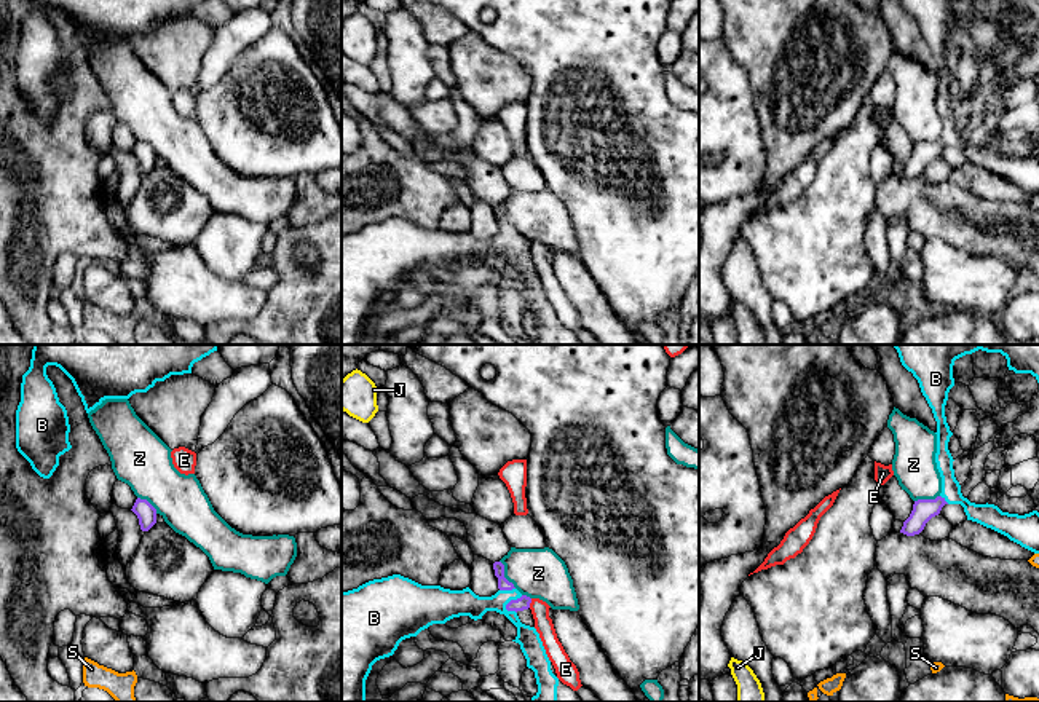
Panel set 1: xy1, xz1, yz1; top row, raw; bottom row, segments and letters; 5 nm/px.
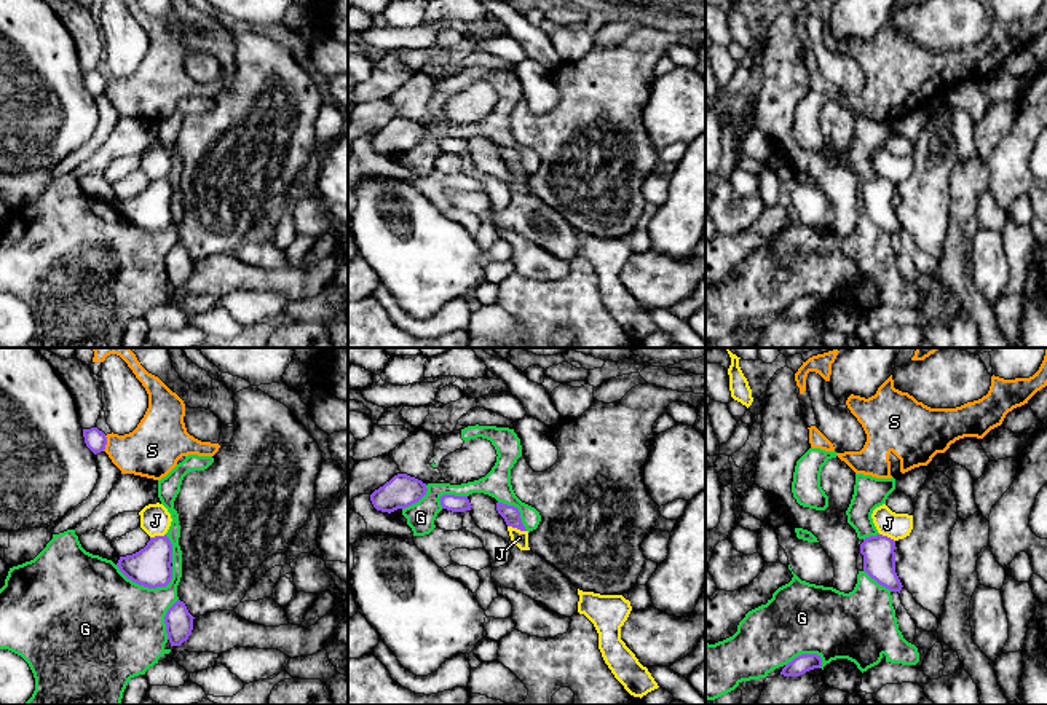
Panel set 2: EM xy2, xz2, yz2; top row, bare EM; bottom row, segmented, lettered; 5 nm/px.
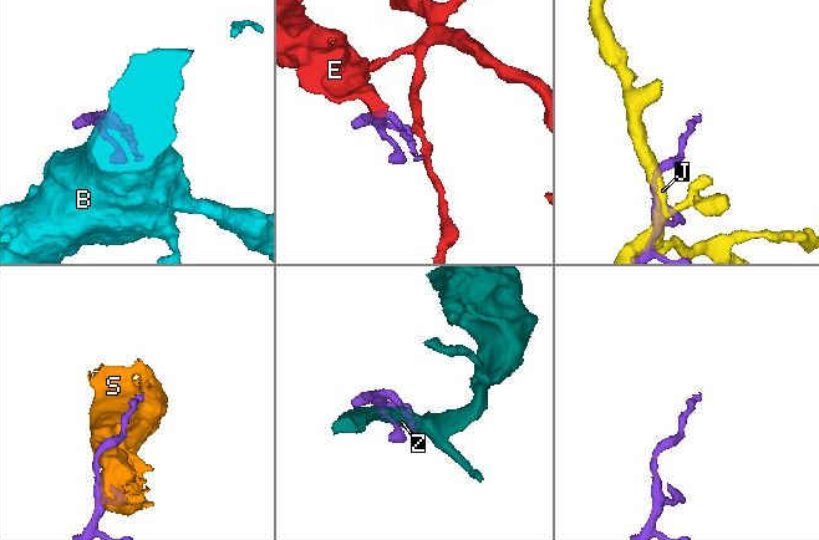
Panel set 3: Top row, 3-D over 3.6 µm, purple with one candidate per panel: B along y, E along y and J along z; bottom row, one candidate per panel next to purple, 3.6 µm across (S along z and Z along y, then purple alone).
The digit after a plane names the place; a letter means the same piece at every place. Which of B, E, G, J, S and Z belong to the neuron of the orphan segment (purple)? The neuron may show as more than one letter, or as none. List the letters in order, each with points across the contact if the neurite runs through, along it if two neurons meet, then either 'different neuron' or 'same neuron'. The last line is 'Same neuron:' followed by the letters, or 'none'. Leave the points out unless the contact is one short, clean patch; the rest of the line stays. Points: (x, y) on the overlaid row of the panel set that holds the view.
B: across xz1 (524, 602), (513, 600), (493, 603), (465, 602) | same neuron
E: along xz1 (532, 599), (529, 607) | different neuron
G: different neuron
J: along xz2 (508, 525), (525, 531) | different neuron
S: different neuron
Z: along xz1 (500, 560), (505, 576), (516, 587) | different neuron
Same neuron: B

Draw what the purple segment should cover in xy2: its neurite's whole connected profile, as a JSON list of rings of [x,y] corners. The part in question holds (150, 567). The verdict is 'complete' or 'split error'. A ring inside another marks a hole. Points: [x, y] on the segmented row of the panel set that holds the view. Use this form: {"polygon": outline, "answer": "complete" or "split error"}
{"polygon": [[[150,538],[139,552],[120,557],[117,566],[132,582],[156,589],[166,587],[172,579],[172,544],[169,538]]], "answer": "complete"}

